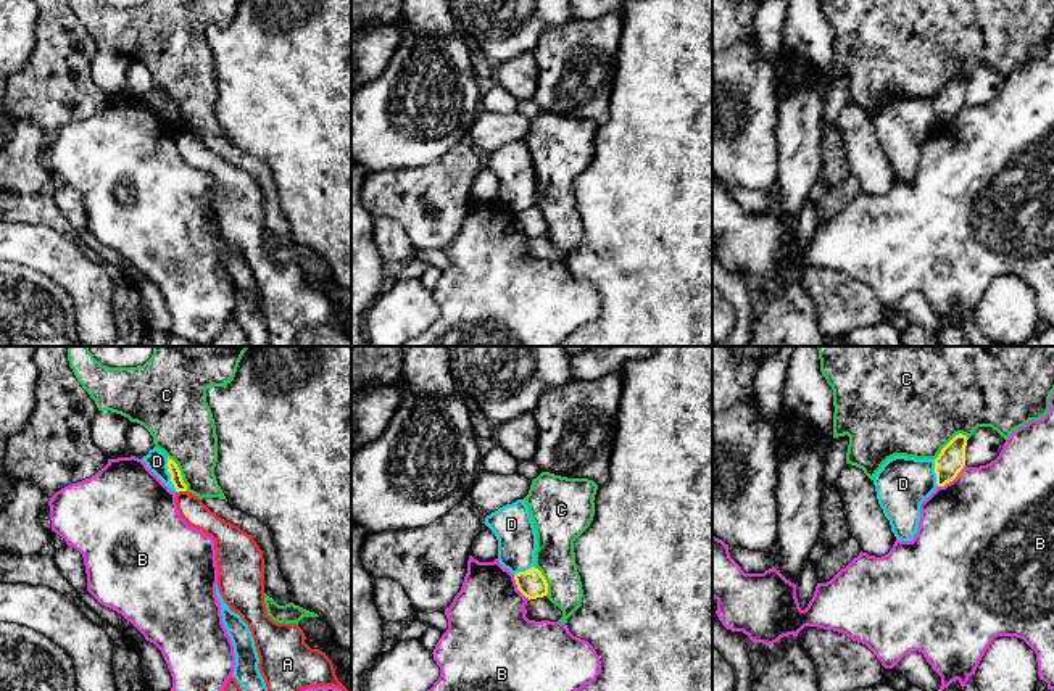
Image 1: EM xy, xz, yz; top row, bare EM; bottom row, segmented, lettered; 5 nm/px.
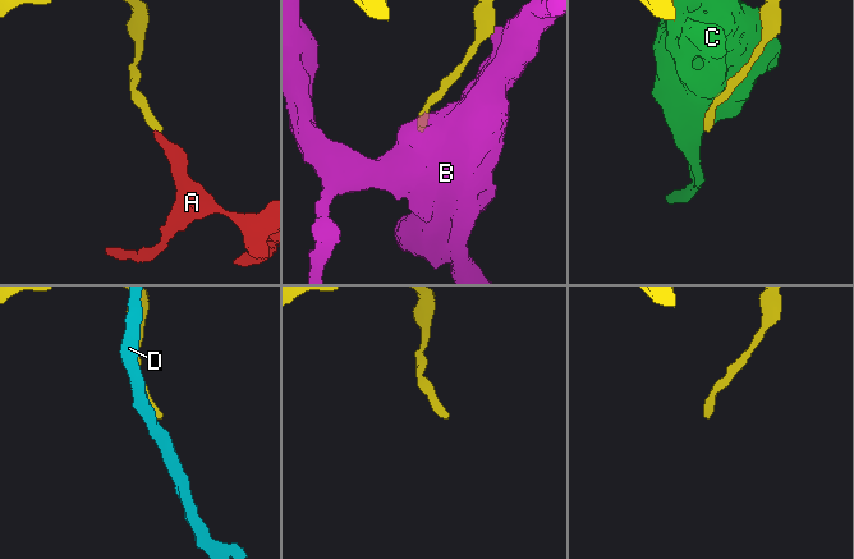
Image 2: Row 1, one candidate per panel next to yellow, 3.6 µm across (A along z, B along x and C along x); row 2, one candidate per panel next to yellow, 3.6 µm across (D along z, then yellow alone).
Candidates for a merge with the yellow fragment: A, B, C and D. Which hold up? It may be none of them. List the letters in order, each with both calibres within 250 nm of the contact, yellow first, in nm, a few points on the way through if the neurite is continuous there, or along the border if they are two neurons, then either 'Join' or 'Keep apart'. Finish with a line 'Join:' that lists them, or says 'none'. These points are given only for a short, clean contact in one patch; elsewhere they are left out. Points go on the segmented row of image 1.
A: Thickness 60 nm (yellow) against 130 nm. Boundary: xy (186, 490), (178, 493). Keep apart
B: Thickness 140 nm (yellow) against 500 nm. Keep apart
C: Thickness 140 nm (yellow) against 500 nm. Keep apart
D: Thickness 60 nm (yellow) against 110 nm. Boundary: xy (166, 458), (166, 471), (178, 492). Keep apart
Join: none

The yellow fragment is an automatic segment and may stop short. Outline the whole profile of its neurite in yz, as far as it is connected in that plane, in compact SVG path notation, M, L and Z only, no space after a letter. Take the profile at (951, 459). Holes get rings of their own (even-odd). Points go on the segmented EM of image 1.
M956 435L935 459L936 485L944 486L952 482L965 465L967 437Z

